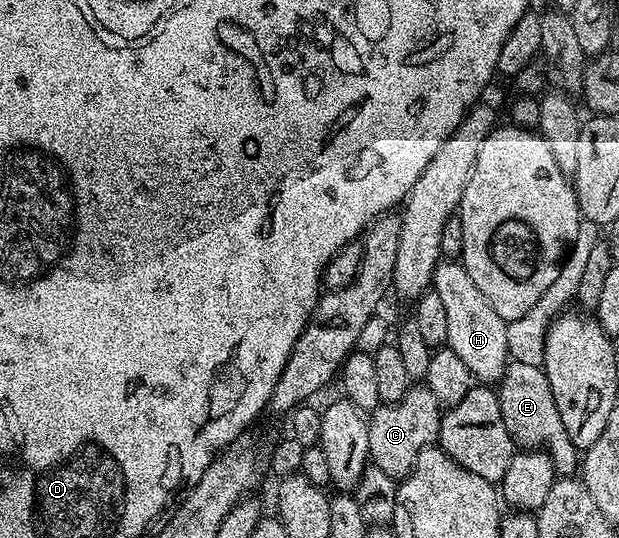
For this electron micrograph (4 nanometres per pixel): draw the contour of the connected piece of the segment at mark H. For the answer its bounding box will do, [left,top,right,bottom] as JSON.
[432,262,510,385]

